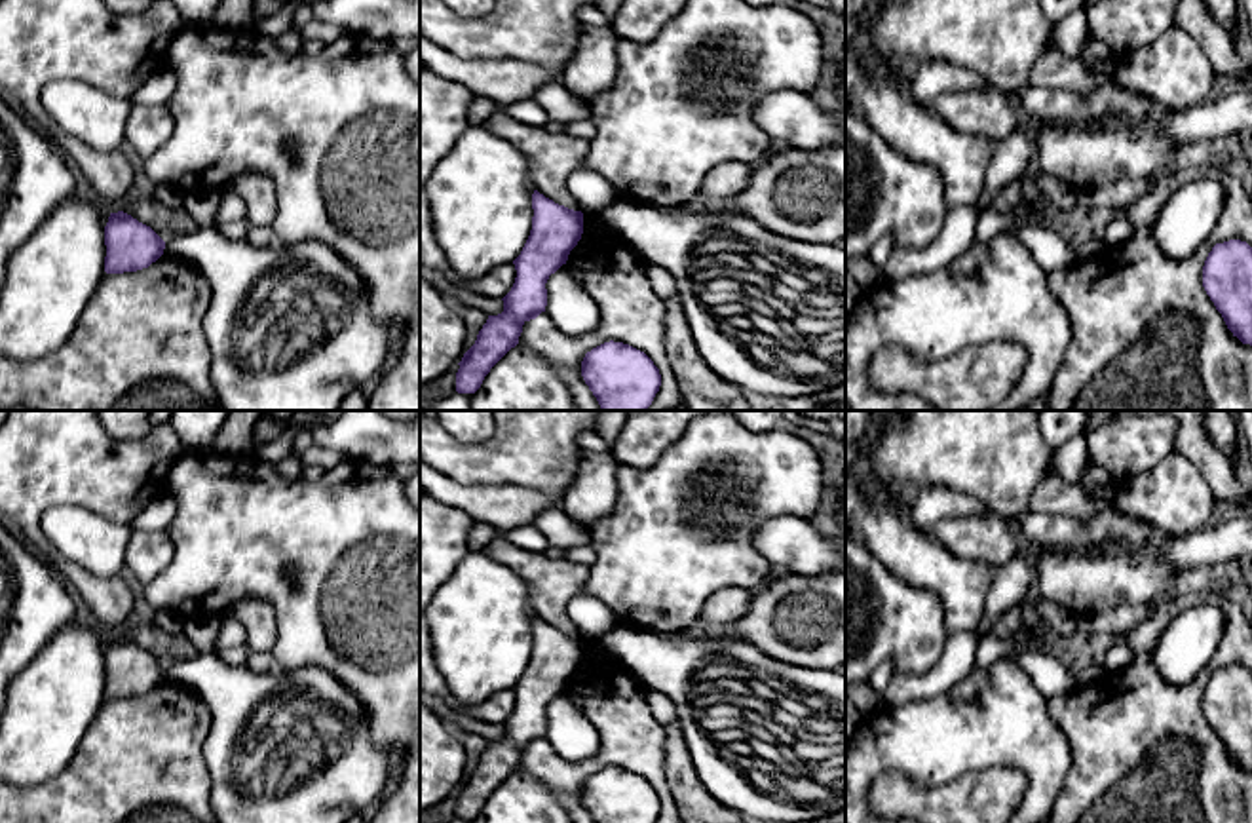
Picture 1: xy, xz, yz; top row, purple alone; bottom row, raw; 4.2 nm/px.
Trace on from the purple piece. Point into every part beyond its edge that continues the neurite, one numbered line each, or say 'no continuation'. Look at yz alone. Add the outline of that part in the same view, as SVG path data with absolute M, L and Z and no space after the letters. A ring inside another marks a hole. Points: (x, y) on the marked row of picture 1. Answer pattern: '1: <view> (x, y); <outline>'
no continuation

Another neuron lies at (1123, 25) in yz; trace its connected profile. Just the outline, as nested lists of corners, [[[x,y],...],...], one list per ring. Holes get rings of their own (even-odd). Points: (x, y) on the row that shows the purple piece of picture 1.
[[[1100,0],[1083,11],[1087,38],[1106,44],[1125,63],[1174,27],[1176,0]]]

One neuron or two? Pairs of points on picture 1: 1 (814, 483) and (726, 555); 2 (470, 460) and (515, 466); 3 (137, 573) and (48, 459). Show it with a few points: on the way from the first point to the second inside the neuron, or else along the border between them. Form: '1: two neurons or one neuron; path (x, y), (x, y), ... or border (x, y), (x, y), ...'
1: one neuron; path (789, 485), (741, 531)
2: one neuron; path (481, 462), (504, 462)
3: two neurons; border (124, 574), (133, 584)

